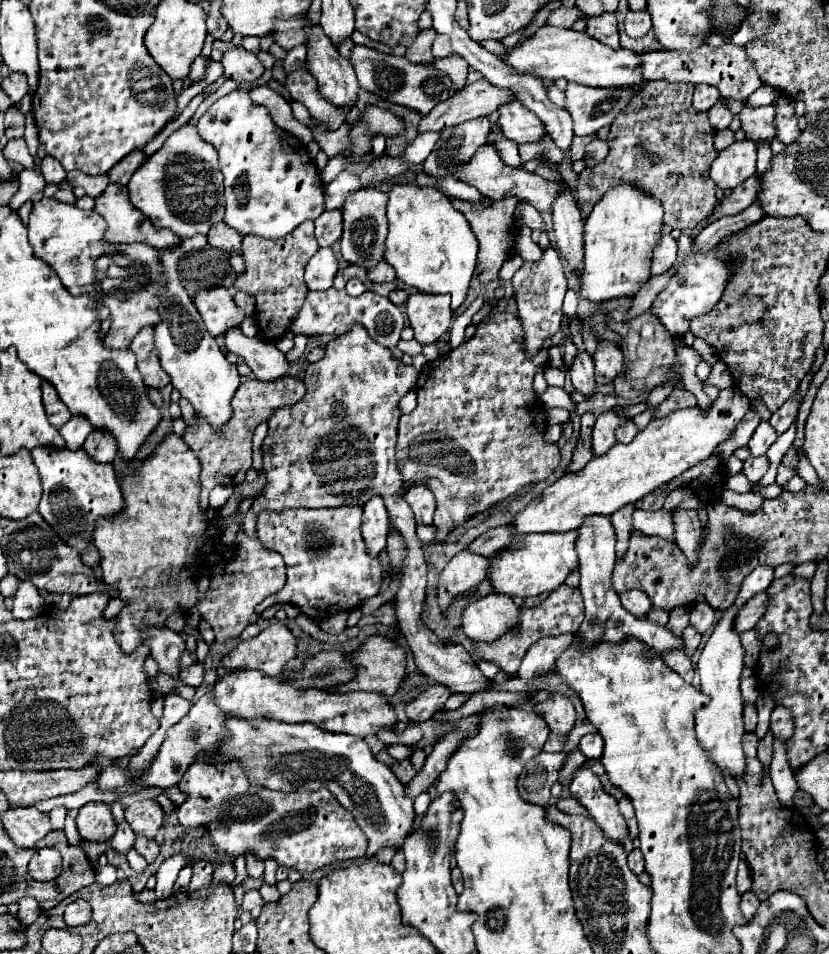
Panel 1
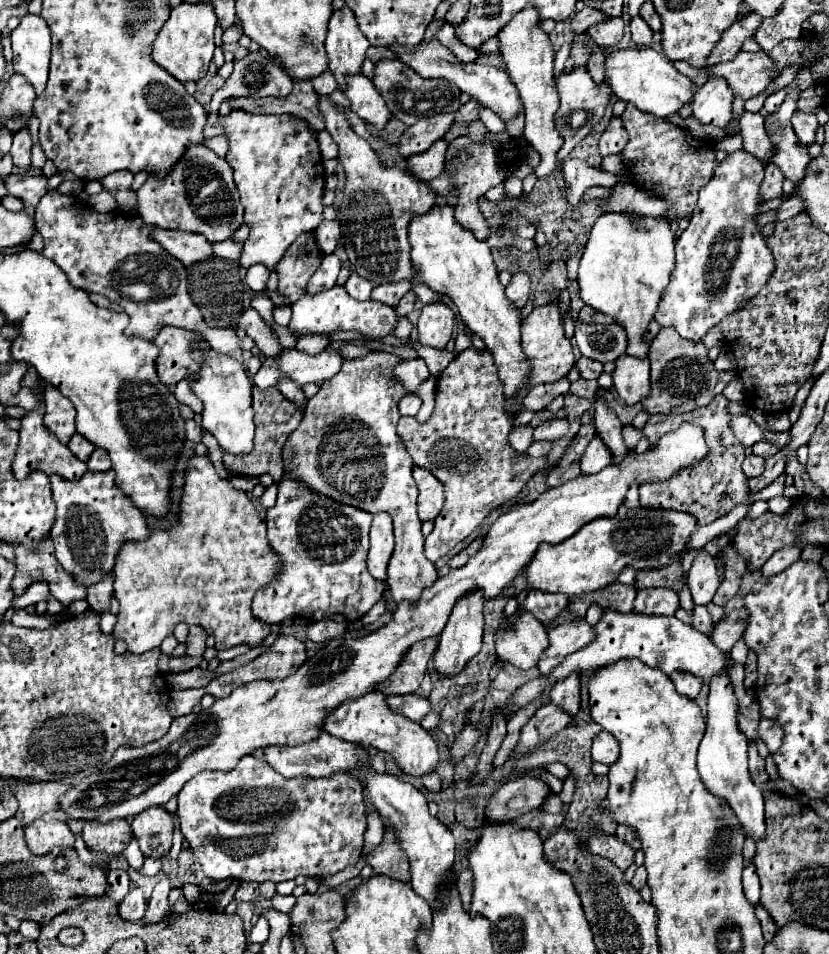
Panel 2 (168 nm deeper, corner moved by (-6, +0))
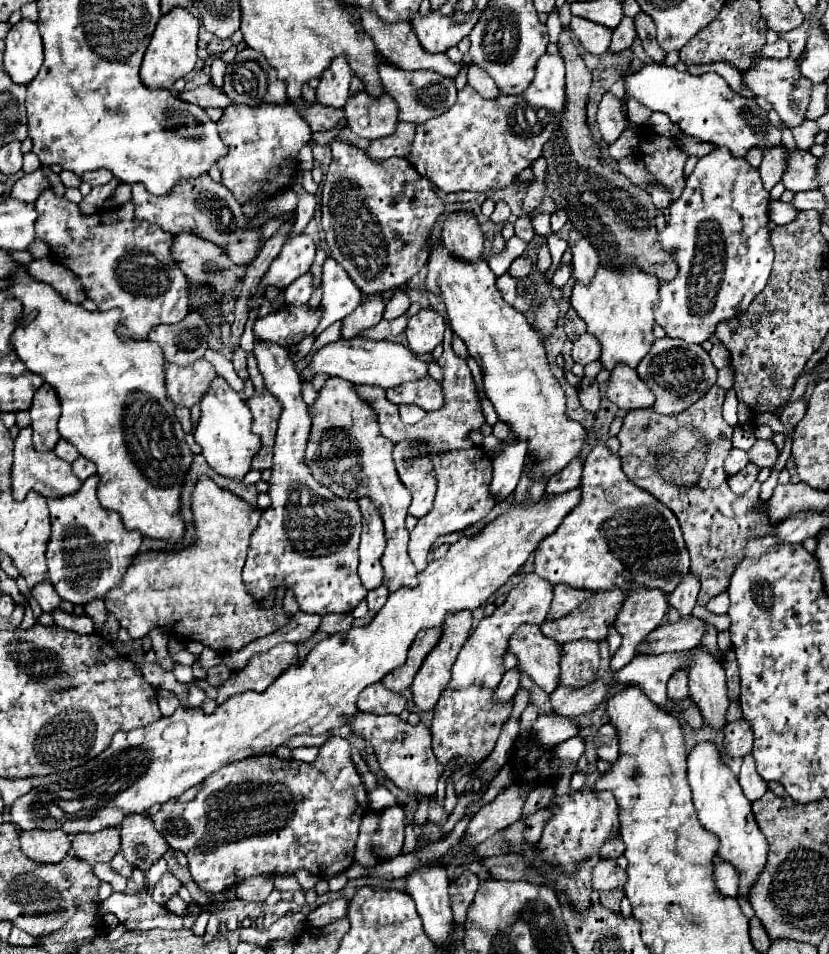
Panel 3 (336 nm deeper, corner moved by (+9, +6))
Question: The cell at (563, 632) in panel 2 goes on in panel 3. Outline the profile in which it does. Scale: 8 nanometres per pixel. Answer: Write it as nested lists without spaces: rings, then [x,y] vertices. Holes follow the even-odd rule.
[[[621,589],[595,591],[589,601],[581,603],[581,607],[573,609],[563,619],[545,621],[541,631],[557,643],[569,643],[577,639],[591,639],[597,643],[605,641],[609,633],[607,629],[615,623],[621,603],[625,603],[625,593]]]

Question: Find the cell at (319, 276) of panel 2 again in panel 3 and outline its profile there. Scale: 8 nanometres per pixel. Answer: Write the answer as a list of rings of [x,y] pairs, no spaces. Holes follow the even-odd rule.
[[[305,273],[303,277],[295,279],[287,289],[285,289],[285,303],[287,305],[305,305],[313,293],[311,287],[311,273]]]

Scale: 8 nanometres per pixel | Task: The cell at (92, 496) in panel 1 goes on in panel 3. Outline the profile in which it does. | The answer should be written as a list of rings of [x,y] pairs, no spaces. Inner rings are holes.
[[[97,475],[83,481],[79,493],[61,499],[47,499],[51,509],[51,539],[47,545],[49,581],[61,599],[73,605],[87,605],[95,599],[105,599],[105,595],[121,585],[121,579],[133,557],[141,547],[141,533],[127,531],[123,527],[121,515],[101,507],[97,499]]]

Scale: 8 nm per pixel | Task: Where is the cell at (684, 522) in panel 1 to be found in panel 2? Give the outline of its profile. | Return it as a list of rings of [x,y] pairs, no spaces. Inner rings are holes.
[[[698,549],[696,559],[692,561],[690,573],[688,573],[688,587],[692,593],[692,599],[696,605],[706,605],[712,601],[716,589],[718,589],[718,575],[714,557],[706,553],[704,549]]]

